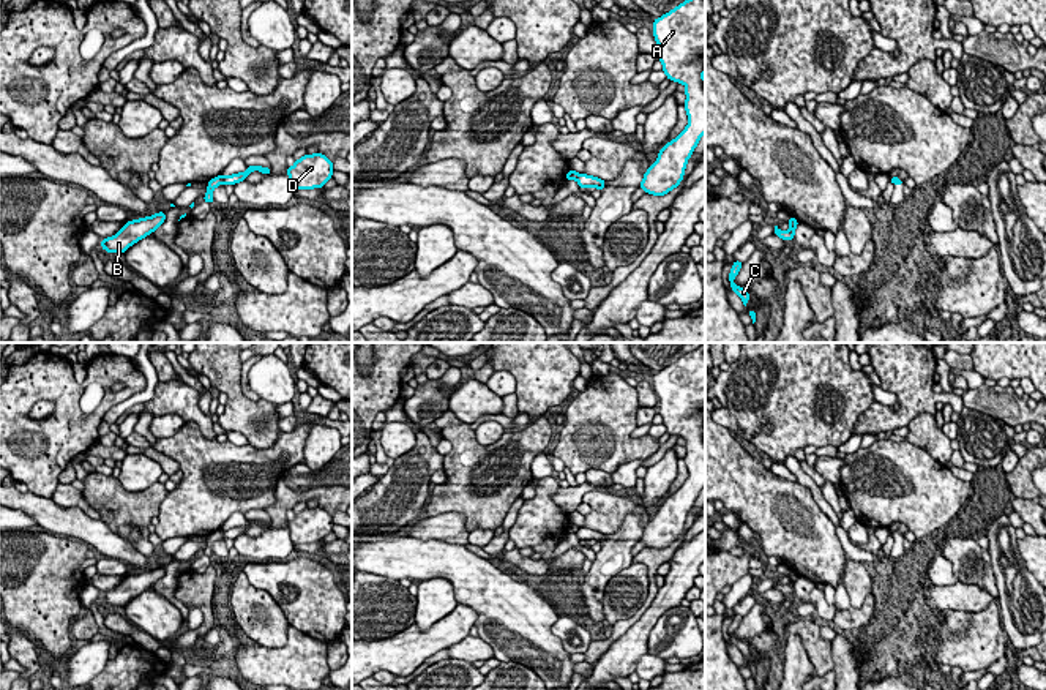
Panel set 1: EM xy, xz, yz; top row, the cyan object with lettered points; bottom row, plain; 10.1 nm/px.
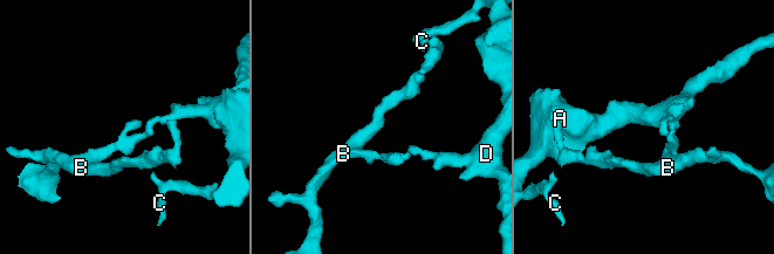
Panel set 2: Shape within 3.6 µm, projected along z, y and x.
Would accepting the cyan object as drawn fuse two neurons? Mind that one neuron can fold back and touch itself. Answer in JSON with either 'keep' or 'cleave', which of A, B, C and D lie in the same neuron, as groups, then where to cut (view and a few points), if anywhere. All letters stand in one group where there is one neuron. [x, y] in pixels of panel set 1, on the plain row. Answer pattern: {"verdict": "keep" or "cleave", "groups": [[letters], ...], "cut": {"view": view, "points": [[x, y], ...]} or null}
{"verdict": "cleave", "groups": [["A", "C", "D"], ["B"]], "cut": {"view": "xy", "points": [[223, 531], [224, 536]]}}

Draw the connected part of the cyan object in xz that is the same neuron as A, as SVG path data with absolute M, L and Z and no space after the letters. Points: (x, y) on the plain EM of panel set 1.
M705 346L655 373L652 387L659 403L658 414L663 417L667 433L686 441L683 459L689 472L686 482L659 504L655 518L648 521L639 538L647 548L664 549L683 534L686 516L705 486Z

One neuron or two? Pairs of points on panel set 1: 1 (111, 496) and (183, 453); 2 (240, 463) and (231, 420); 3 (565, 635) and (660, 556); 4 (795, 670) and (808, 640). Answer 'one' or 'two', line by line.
1: two
2: two
3: two
4: two

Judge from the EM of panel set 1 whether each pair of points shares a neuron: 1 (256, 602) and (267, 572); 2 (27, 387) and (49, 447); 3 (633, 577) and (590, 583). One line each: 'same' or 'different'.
1: different
2: same
3: different

